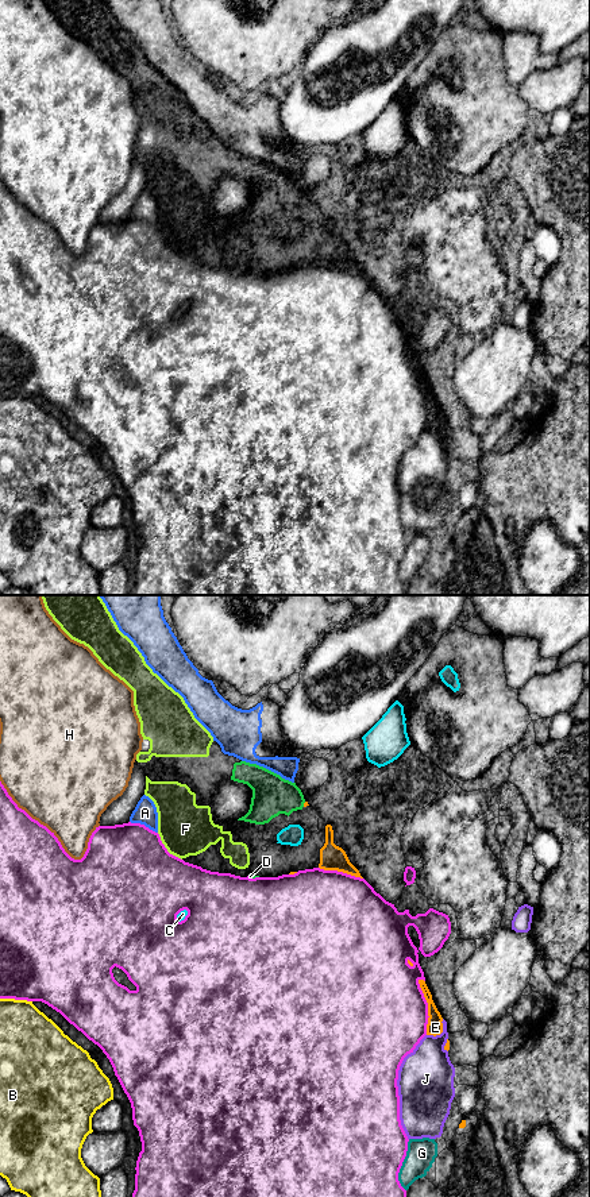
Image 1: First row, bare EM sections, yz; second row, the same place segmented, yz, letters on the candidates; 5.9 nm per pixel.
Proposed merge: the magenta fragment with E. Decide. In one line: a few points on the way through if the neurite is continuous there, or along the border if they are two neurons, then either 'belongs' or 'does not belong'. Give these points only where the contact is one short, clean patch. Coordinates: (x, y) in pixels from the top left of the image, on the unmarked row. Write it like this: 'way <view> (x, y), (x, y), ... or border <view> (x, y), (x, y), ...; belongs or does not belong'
does not belong

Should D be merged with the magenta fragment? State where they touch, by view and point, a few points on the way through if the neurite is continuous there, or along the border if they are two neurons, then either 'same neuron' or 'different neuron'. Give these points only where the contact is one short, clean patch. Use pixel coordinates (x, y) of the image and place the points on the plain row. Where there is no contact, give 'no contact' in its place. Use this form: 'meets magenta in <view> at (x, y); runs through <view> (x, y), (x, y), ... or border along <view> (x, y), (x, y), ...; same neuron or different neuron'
meets magenta in yz at (253, 274); border along yz (258, 271), (249, 273); different neuron

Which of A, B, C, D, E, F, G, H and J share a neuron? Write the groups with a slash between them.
A / B / C / D E F / G / H / J

